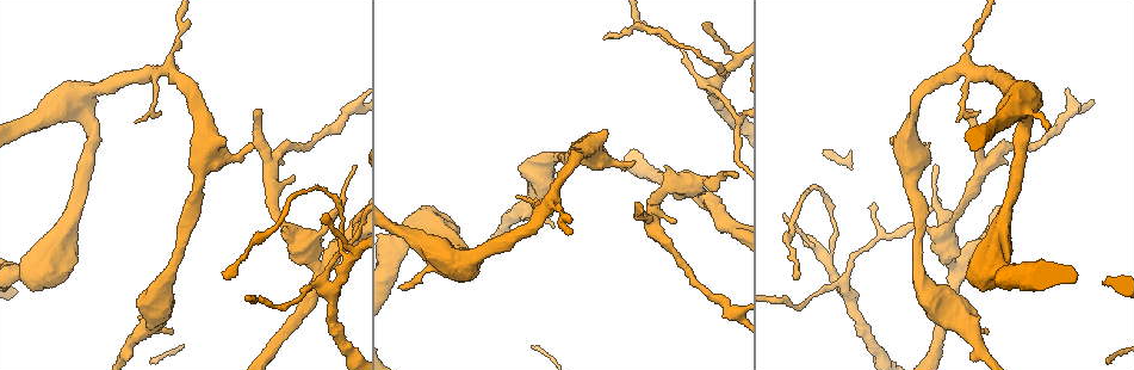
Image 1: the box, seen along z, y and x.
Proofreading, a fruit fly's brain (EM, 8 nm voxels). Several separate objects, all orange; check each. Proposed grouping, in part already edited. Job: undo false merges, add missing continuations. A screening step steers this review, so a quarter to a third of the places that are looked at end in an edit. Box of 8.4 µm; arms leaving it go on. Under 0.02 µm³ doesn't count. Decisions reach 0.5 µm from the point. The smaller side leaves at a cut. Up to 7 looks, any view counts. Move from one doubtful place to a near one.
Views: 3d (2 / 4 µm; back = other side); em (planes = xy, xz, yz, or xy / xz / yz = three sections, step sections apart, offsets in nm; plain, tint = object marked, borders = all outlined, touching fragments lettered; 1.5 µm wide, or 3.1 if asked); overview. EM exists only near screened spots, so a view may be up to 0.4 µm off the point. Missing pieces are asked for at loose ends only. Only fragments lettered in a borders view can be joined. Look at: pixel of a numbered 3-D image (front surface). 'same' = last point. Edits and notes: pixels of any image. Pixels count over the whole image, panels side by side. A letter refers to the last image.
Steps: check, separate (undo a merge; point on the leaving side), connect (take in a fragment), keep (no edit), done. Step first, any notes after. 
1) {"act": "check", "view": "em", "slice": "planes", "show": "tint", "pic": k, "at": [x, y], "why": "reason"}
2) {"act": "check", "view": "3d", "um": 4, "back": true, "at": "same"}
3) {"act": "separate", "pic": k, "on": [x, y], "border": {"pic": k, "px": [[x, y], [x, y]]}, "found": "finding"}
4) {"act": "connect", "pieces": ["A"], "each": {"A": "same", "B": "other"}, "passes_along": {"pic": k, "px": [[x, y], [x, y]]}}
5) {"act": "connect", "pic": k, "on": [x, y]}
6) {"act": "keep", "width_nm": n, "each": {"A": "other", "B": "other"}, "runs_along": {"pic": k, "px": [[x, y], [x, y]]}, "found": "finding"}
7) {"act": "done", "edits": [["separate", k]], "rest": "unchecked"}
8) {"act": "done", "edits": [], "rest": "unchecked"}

{"act": "check", "view": "3d", "um": 2, "pic": 1, "at": [344, 254], "why": "three-way junction"}

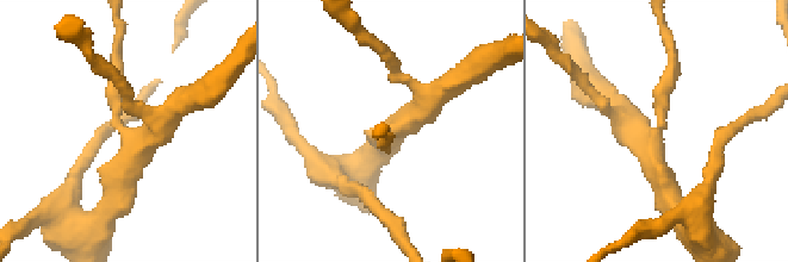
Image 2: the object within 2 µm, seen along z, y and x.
{"act": "check", "view": "em", "slice": "planes", "show": "plain", "pic": 2, "at": [656, 130]}

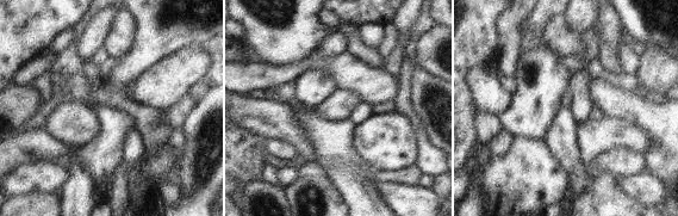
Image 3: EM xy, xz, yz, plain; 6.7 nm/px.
{"act": "check", "view": "em", "slice": "planes", "show": "borders", "at": "same"}

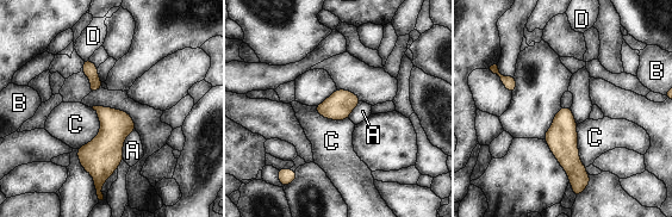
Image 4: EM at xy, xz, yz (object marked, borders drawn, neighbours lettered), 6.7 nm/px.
{"act": "keep", "each": {"A": "other", "B": "other", "C": "other", "D": "other"}, "border": {"pic": 4, "px": [[92, 107], [99, 131], [78, 149]]}, "found": "continuous, no second cell"}

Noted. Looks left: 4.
{"act": "check", "view": "em", "slice": "planes", "show": "borders", "pic": 1, "at": [258, 109], "why": "free end"}

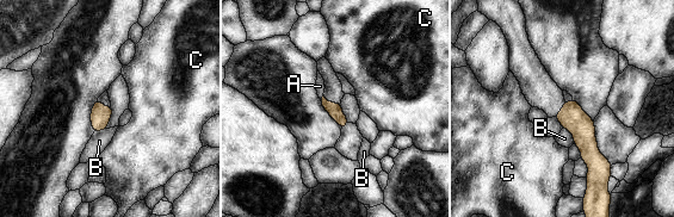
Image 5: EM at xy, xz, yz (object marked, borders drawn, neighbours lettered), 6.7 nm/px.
{"act": "keep", "each": {"A": "other", "B": "other", "C": "other"}, "border": {"pic": 5, "px": [[323, 95], [321, 100]]}, "found": "no lettered fragment goes on from it"}

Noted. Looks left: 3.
{"act": "check", "view": "em", "slice": "planes", "show": "borders", "pic": 1, "at": [988, 329], "why": "thick end"}

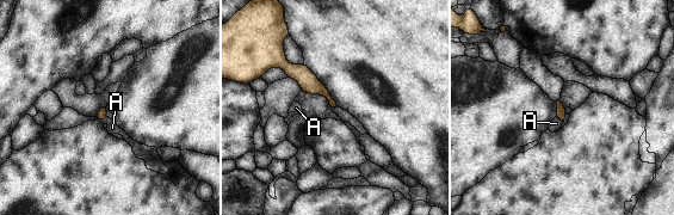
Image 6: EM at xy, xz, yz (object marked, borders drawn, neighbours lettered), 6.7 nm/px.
{"act": "keep", "longest_contact_nm": ["A", 60], "each": {"A": "other"}, "found": "no lettered fragment goes on from it"}

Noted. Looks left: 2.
{"act": "done", "edits": [], "rest": "unchecked"}

